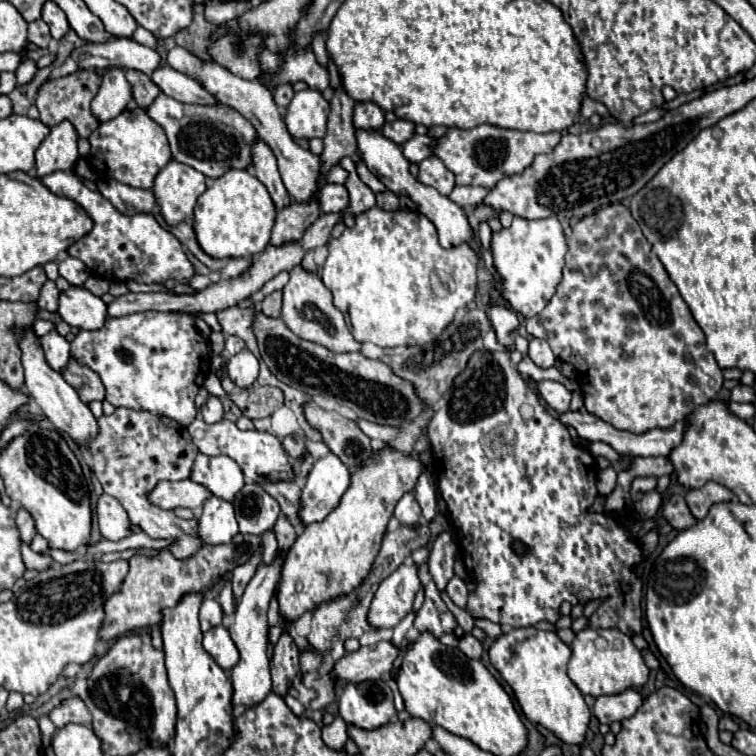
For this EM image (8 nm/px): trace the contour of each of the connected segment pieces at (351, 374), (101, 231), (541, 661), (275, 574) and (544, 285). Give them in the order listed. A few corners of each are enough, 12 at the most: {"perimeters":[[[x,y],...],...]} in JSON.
{"perimeters":[[[251,309],[269,371],[375,425],[429,409],[387,363]],[[73,171],[41,177],[93,231],[69,247],[91,275],[185,283],[183,245],[151,215],[123,215]],[[511,629],[489,659],[529,721],[567,745],[591,711],[553,631]],[[281,559],[259,565],[229,627],[233,707],[271,691],[267,609]],[[555,217],[493,233],[501,295],[533,317],[555,295],[567,243]]]}

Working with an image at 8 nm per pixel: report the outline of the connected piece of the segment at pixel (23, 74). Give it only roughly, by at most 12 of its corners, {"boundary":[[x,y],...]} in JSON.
{"boundary":[[35,59],[21,61],[15,71],[17,87],[37,73]]}

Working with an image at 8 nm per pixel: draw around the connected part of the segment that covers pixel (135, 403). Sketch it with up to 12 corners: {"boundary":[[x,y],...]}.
{"boundary":[[193,315],[79,331],[71,357],[113,407],[187,427],[209,349]]}

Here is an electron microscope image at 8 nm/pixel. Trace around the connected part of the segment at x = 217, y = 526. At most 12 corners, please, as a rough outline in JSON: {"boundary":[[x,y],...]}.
{"boundary":[[211,497],[199,519],[203,543],[223,545],[239,533],[229,501]]}

